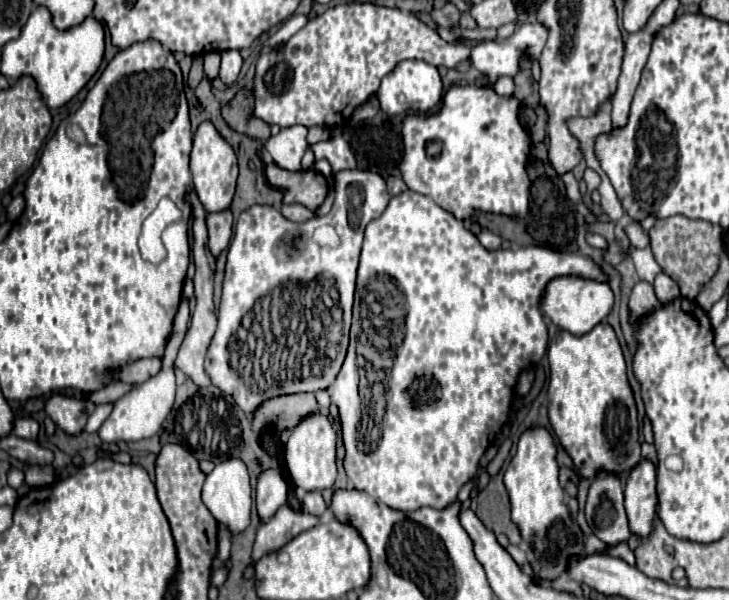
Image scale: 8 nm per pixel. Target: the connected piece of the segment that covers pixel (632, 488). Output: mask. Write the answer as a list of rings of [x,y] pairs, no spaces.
[[[642,460],[628,476],[624,488],[624,508],[630,532],[638,538],[648,538],[658,508],[656,468],[652,462]]]

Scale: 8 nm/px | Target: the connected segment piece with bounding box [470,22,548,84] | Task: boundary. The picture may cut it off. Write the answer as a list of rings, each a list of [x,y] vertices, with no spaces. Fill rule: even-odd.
[[[522,24],[520,28],[516,28],[516,32],[510,38],[492,38],[492,40],[478,40],[472,42],[470,46],[470,60],[474,64],[474,68],[486,76],[486,80],[490,84],[494,84],[500,76],[510,76],[514,78],[520,70],[520,60],[528,58],[528,60],[536,60],[546,44],[548,38],[548,30],[542,24]]]

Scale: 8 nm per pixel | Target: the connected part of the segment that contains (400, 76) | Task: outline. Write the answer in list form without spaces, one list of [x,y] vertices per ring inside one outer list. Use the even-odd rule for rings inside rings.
[[[402,60],[394,72],[390,72],[384,80],[382,86],[378,90],[378,100],[380,100],[380,108],[388,114],[388,116],[400,116],[406,112],[430,112],[434,106],[440,104],[444,86],[440,80],[440,74],[436,70],[436,66],[424,62],[424,60]]]

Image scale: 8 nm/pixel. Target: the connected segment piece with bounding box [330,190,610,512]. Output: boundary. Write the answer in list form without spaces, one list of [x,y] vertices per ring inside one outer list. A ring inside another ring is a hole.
[[[406,190],[398,196],[394,196],[382,216],[372,220],[366,226],[364,234],[364,246],[362,246],[362,256],[360,256],[360,268],[358,268],[358,282],[356,282],[356,298],[354,298],[354,318],[352,318],[352,330],[350,330],[350,348],[344,360],[344,366],[336,378],[336,382],[330,386],[330,396],[332,402],[338,404],[340,410],[340,420],[342,420],[342,436],[344,436],[344,446],[346,446],[346,458],[344,458],[344,468],[348,474],[348,480],[354,484],[356,490],[362,490],[376,498],[376,502],[386,504],[394,510],[418,510],[424,506],[444,510],[448,508],[456,498],[458,490],[462,488],[468,478],[472,478],[478,470],[480,456],[486,452],[490,446],[490,440],[500,432],[500,428],[508,420],[510,412],[510,402],[514,394],[514,386],[518,382],[518,376],[524,368],[540,362],[540,358],[546,352],[548,346],[548,330],[544,324],[544,316],[540,310],[540,302],[546,290],[546,284],[552,278],[560,276],[578,276],[586,280],[596,280],[596,282],[608,282],[610,278],[602,272],[602,268],[588,256],[582,254],[570,254],[570,252],[556,252],[550,248],[542,246],[526,246],[526,248],[516,248],[516,250],[496,250],[488,252],[482,248],[478,238],[464,228],[460,220],[456,220],[450,212],[442,210],[432,198],[416,194],[412,190]],[[368,346],[372,352],[378,350],[382,360],[390,360],[388,366],[388,392],[386,392],[386,408],[384,416],[380,420],[378,430],[360,430],[360,420],[362,420],[362,396],[360,396],[360,364],[358,364],[358,348]]]

